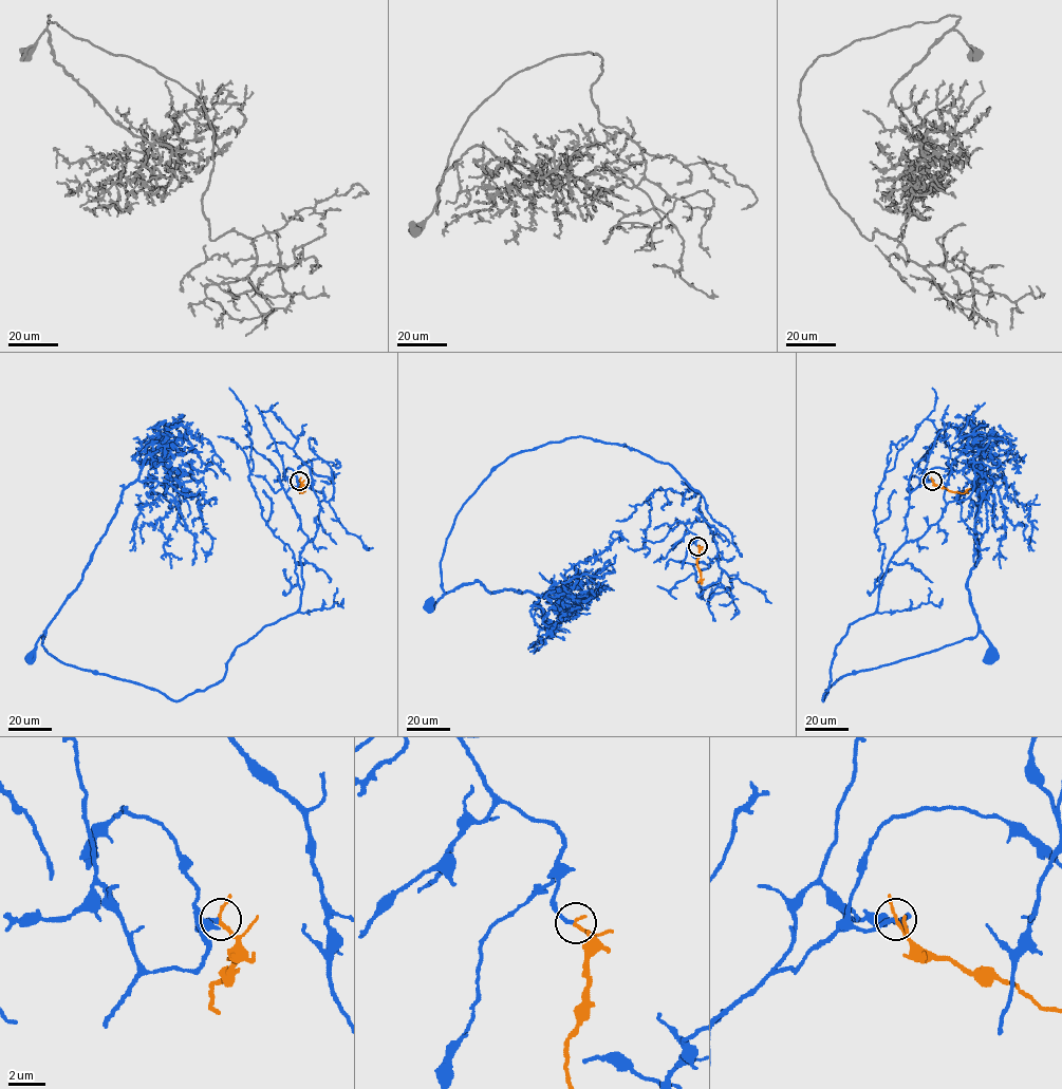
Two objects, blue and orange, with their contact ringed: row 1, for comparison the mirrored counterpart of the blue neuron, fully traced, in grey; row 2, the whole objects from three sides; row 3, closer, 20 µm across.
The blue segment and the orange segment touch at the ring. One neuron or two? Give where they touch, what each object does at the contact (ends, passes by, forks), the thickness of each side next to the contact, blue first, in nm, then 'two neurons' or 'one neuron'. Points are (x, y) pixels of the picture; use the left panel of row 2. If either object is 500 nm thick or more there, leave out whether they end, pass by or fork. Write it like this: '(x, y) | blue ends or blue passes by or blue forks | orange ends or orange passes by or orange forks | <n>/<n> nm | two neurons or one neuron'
(299, 481) | blue ends | orange passes by | 240/160 nm | one neuron

